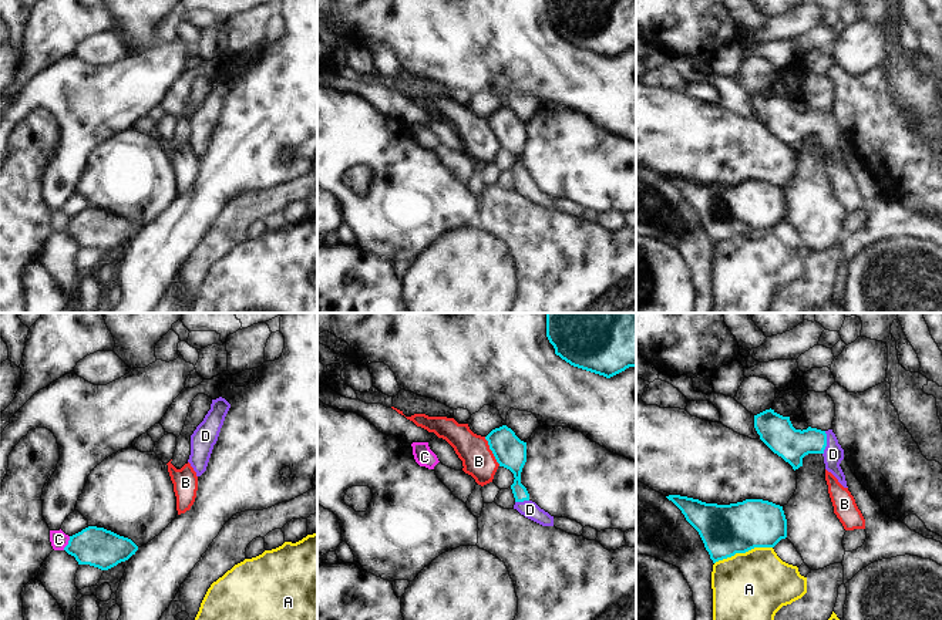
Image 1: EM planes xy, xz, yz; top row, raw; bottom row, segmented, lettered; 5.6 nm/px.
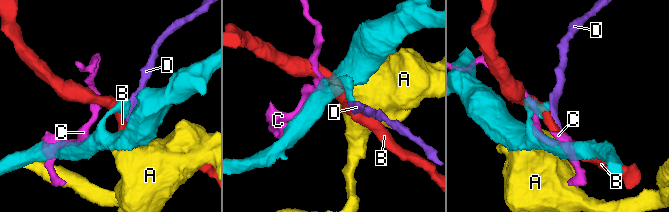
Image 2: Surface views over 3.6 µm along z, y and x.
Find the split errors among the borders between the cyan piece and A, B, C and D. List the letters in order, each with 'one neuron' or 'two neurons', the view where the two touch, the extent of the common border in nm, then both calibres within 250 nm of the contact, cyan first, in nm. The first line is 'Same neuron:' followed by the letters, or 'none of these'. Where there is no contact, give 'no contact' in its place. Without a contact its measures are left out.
Same neuron: D
A: two neurons; meets cyan in yz; contact 340 nm long; 280 nm thick on the cyan side, 400 nm on the other
B: two neurons; meets cyan in xz; contact 190 nm long; 180 nm thick on the cyan side, 190 nm on the other
C: two neurons; meets cyan in xy; contact 90 nm long; 220 nm thick on the cyan side, 100 nm on the other
D: one neuron; meets cyan in yz; contact 140 nm long; 180 nm thick on the cyan side, 110 nm on the other

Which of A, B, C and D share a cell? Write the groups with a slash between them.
A / B / C / D

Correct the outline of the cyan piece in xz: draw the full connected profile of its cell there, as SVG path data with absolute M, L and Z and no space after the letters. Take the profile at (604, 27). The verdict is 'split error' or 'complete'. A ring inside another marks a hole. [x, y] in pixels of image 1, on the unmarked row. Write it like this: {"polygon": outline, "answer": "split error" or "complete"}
{"polygon": "M546 0L546 18L562 41L606 60L636 48L636 0Z", "answer": "complete"}

